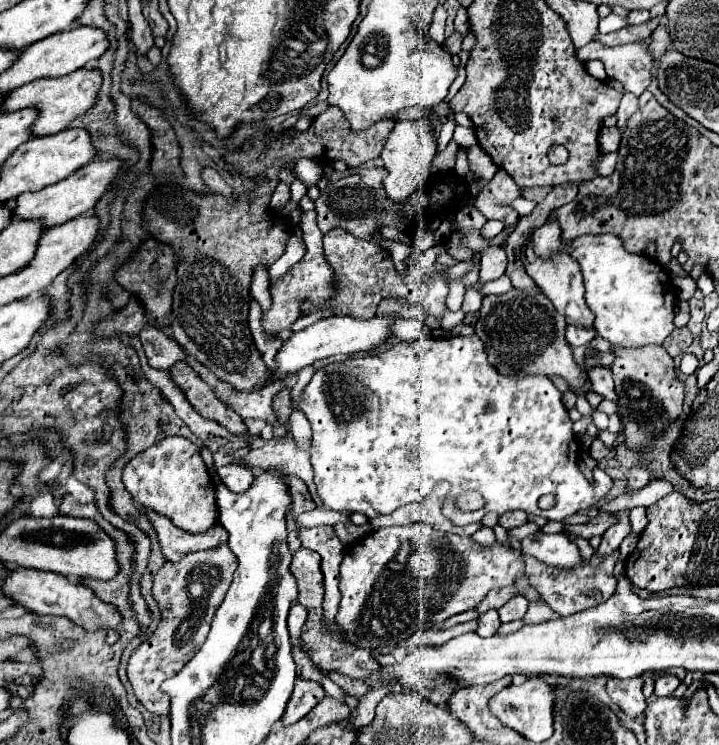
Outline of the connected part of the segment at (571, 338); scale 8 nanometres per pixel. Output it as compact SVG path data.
M568 326L566 328L566 340L572 348L586 346L594 336L596 336L594 330L586 330L586 328L578 328L578 326Z

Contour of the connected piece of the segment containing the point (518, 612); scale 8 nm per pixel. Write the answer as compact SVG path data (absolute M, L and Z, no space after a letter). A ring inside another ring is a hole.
M518 584L516 586L518 588L518 594L516 596L512 596L500 610L498 610L498 614L500 614L500 622L512 622L512 620L520 620L524 614L526 614L526 608L528 608L528 600L526 600L526 596L522 594L522 590L526 588L526 586L522 586L522 584Z

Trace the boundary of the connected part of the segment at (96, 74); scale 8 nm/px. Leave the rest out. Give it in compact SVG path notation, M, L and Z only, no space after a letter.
M78 68L76 72L70 72L66 76L42 78L42 80L34 80L30 84L24 84L22 88L16 88L12 94L6 96L2 108L6 108L6 110L18 110L18 108L26 108L26 106L38 108L42 112L42 116L38 118L34 134L46 136L46 134L54 134L54 132L64 130L70 122L74 122L78 116L86 114L92 106L96 106L100 86L102 86L100 70Z

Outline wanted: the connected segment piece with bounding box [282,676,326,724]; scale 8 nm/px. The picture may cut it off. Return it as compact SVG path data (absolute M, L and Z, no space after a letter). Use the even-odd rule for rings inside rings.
M298 676L296 680L296 688L288 700L288 708L282 716L284 724L294 724L300 718L304 718L322 698L326 696L324 688L314 682L314 680L306 680L304 676Z

